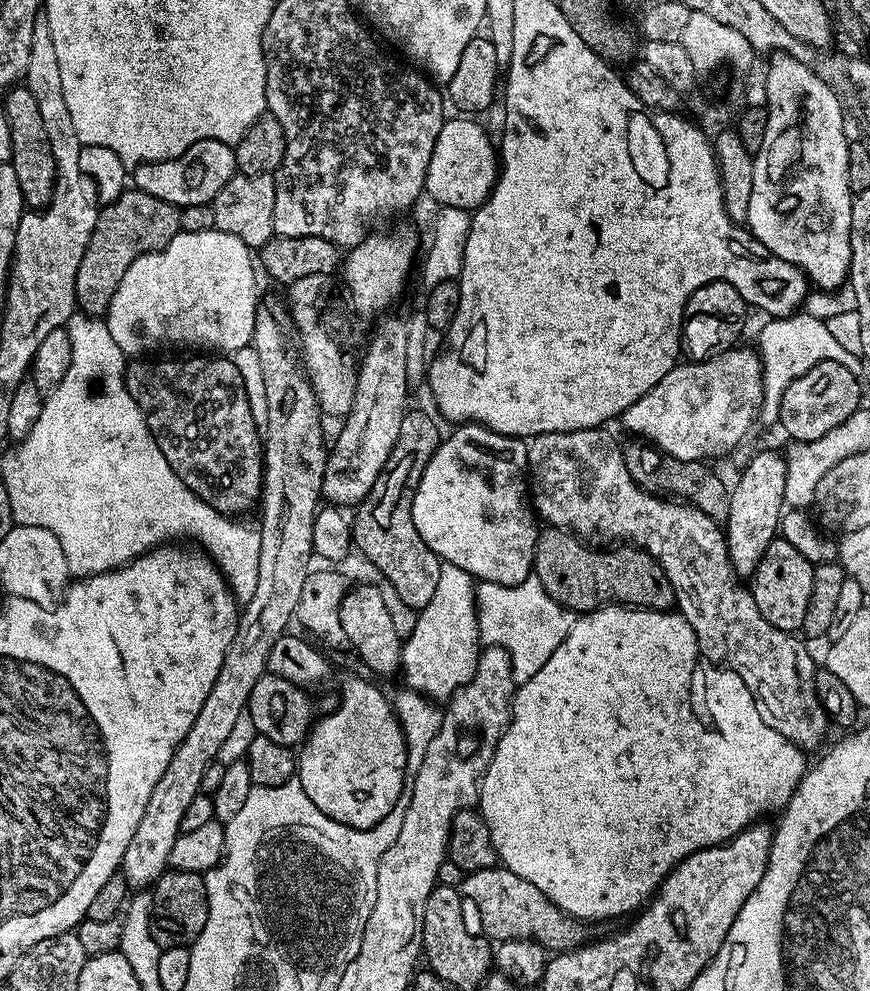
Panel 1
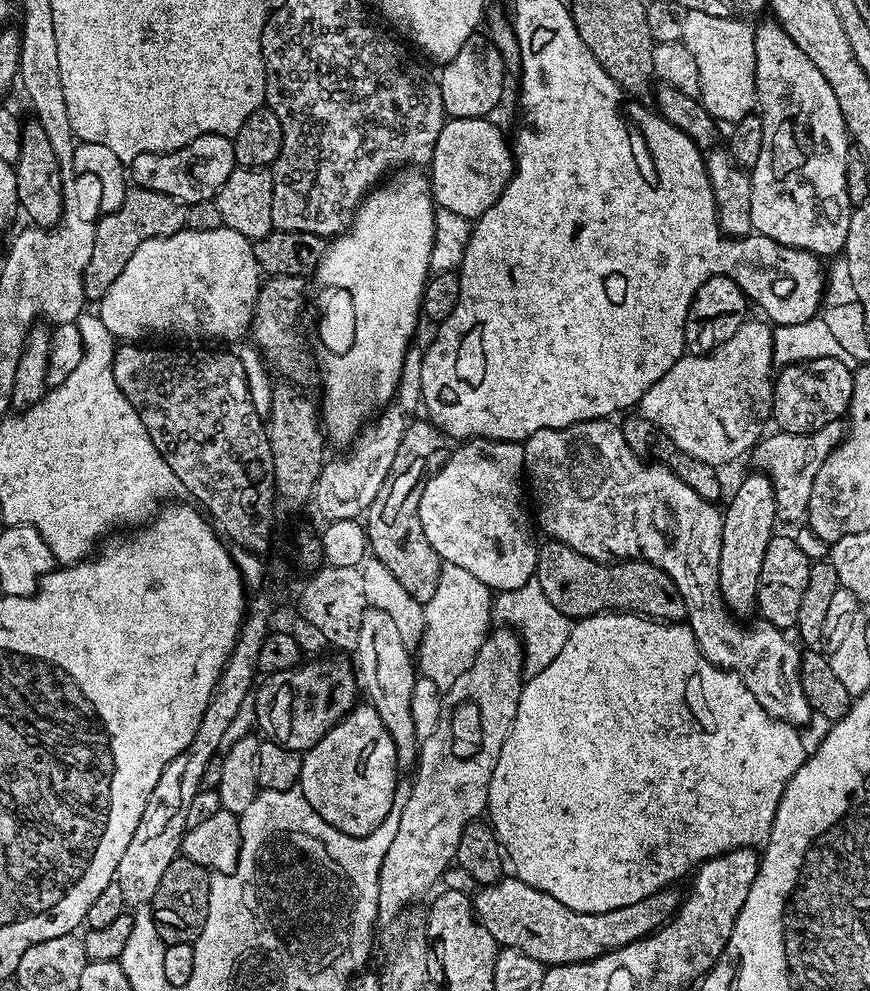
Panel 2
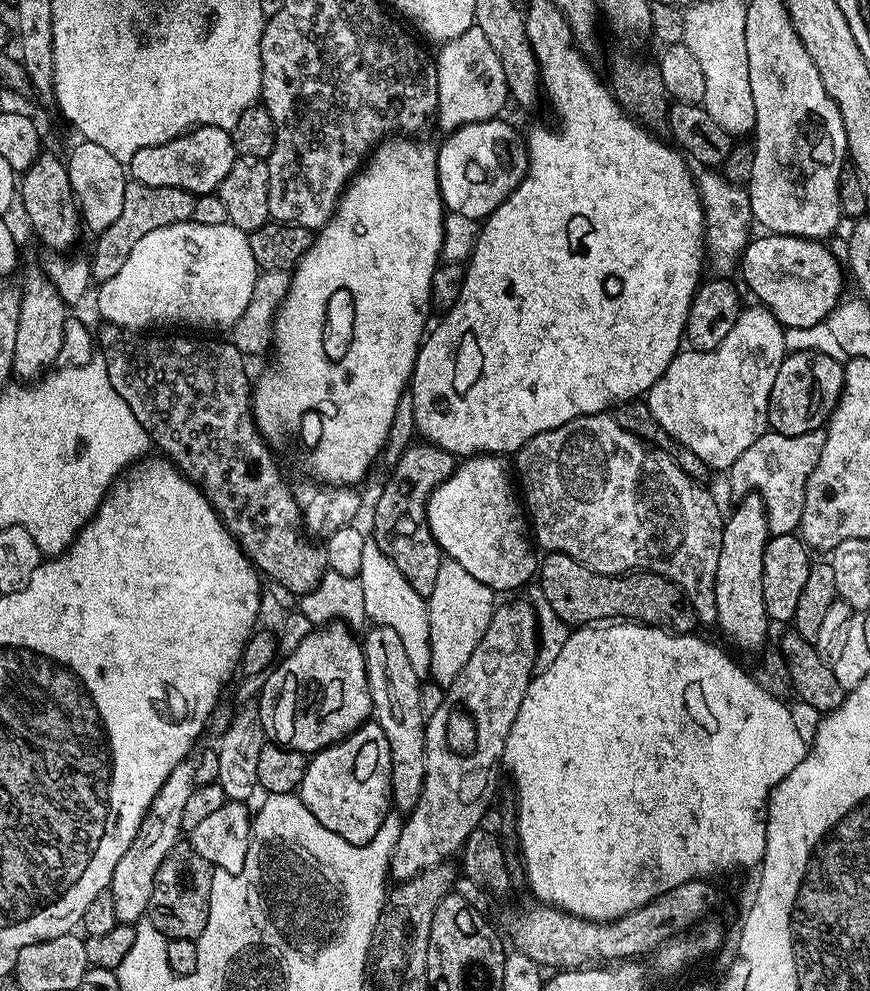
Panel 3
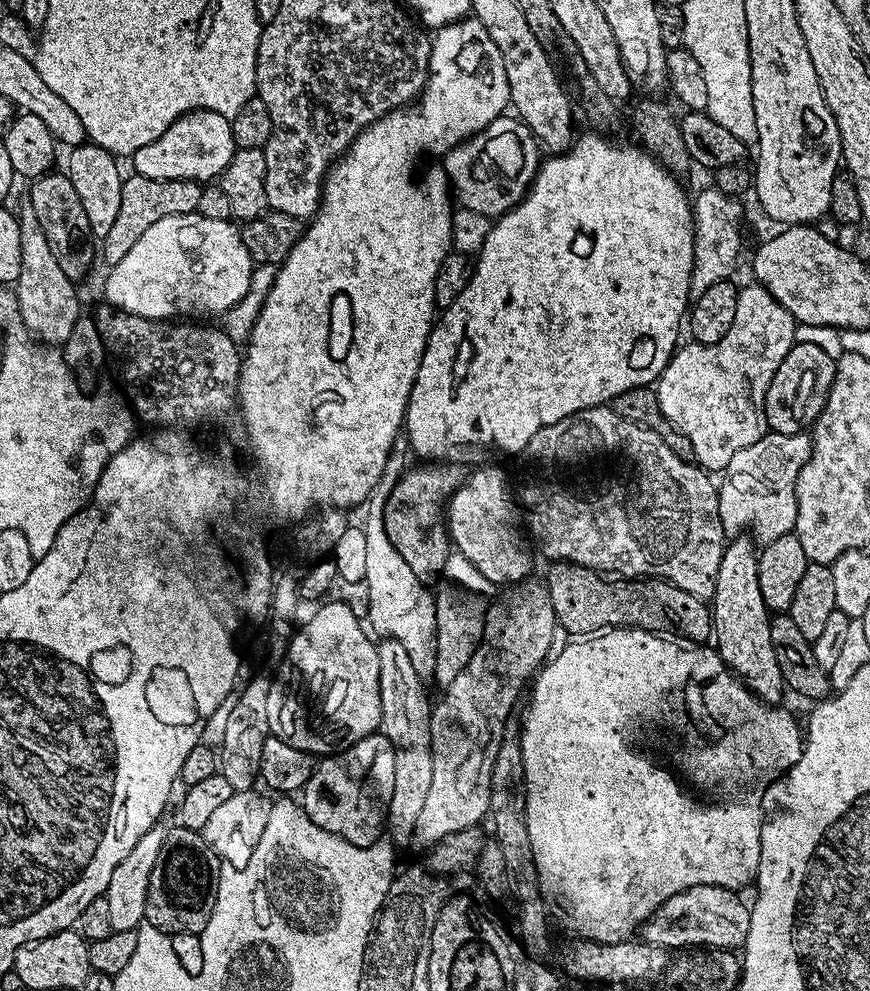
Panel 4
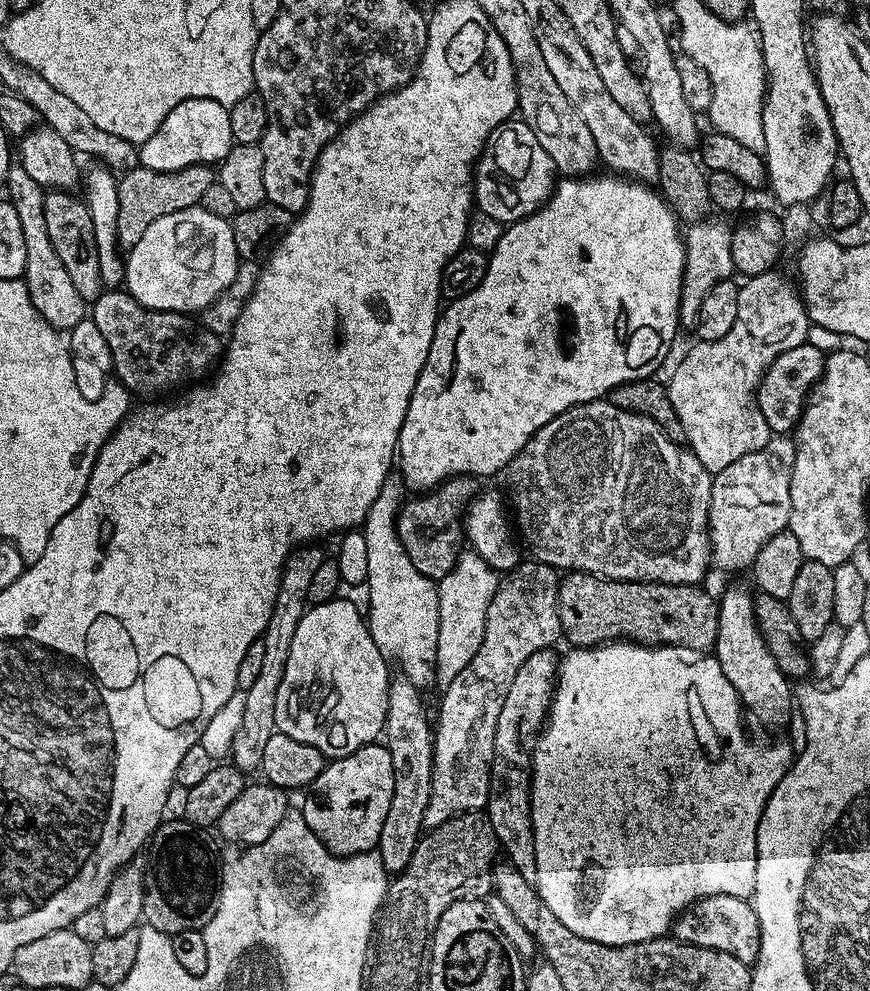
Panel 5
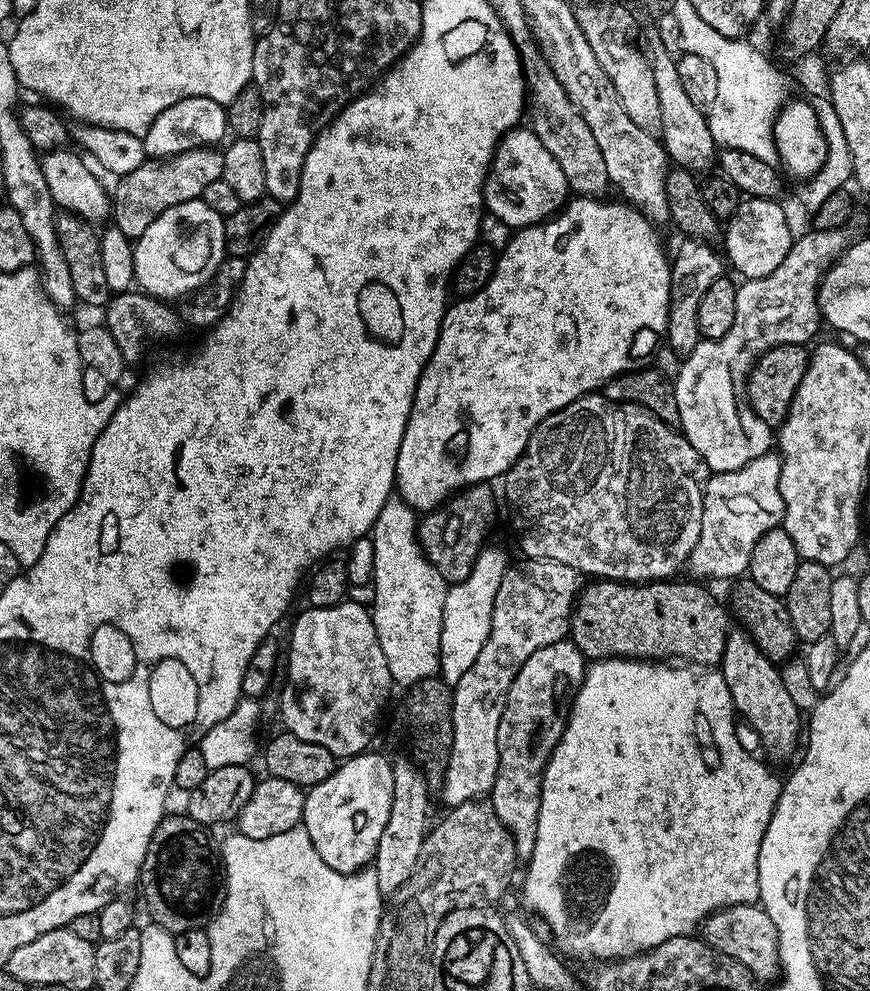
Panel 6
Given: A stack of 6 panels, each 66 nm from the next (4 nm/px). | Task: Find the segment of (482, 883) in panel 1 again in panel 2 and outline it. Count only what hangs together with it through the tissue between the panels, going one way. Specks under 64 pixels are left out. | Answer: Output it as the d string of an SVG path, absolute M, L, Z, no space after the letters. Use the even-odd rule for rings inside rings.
M501 878L495 884L485 884L479 889L480 893L475 893L474 907L476 910L476 919L480 921L482 926L486 926L486 930L490 930L490 934L496 939L500 948L517 948L522 954L526 954L530 958L534 958L539 964L551 966L553 964L577 964L578 962L586 962L598 958L607 952L618 950L622 946L630 946L630 942L638 942L642 938L646 938L650 933L657 932L663 924L671 920L673 914L679 910L682 899L681 893L676 893L675 887L669 886L662 889L661 892L650 894L650 898L642 898L642 902L634 902L630 906L618 906L618 910L606 910L605 912L579 912L578 910L570 910L570 906L562 906L562 902L558 902L558 898L550 898L550 894L546 894L542 890L538 890L534 886L530 886L526 882L515 878Z

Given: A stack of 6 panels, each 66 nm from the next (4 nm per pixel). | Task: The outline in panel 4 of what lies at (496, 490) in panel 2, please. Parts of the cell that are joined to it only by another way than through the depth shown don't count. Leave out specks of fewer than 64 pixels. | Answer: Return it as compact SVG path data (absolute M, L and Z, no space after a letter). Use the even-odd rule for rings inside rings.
M479 468L469 475L467 482L448 502L448 535L455 551L468 558L493 586L519 584L521 580L529 579L533 549L524 545L526 524L510 487L509 473L507 476L500 468Z

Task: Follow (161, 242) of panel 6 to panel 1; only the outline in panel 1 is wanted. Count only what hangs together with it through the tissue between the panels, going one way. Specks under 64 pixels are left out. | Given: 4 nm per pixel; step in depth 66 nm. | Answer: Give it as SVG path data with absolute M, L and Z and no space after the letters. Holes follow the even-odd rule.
M211 228L210 230L202 230L201 232L181 232L174 238L170 238L170 242L166 247L160 249L159 252L147 252L138 257L134 262L130 262L130 270L126 270L126 275L122 277L122 282L118 282L118 290L114 290L114 298L110 298L108 303L108 311L106 313L106 323L110 330L110 335L114 337L114 342L118 342L118 346L124 351L125 357L128 358L144 358L149 354L156 354L159 348L192 348L188 350L199 350L204 354L236 354L232 352L240 352L243 348L247 349L252 342L252 335L254 334L254 322L256 321L256 309L258 307L258 299L256 300L256 272L258 276L258 268L254 263L253 249L246 246L246 242L242 242L242 238L234 238L234 234L226 234L220 232L218 229Z

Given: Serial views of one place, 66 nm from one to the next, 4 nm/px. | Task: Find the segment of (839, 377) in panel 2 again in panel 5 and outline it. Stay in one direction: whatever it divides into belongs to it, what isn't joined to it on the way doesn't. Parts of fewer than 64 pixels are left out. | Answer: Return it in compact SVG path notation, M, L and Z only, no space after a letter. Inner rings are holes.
M805 342L778 354L778 358L770 362L756 387L756 401L758 410L762 410L762 418L766 418L766 426L770 426L773 434L788 434L795 429L804 412L809 392L824 372L825 359L826 353L821 348Z

